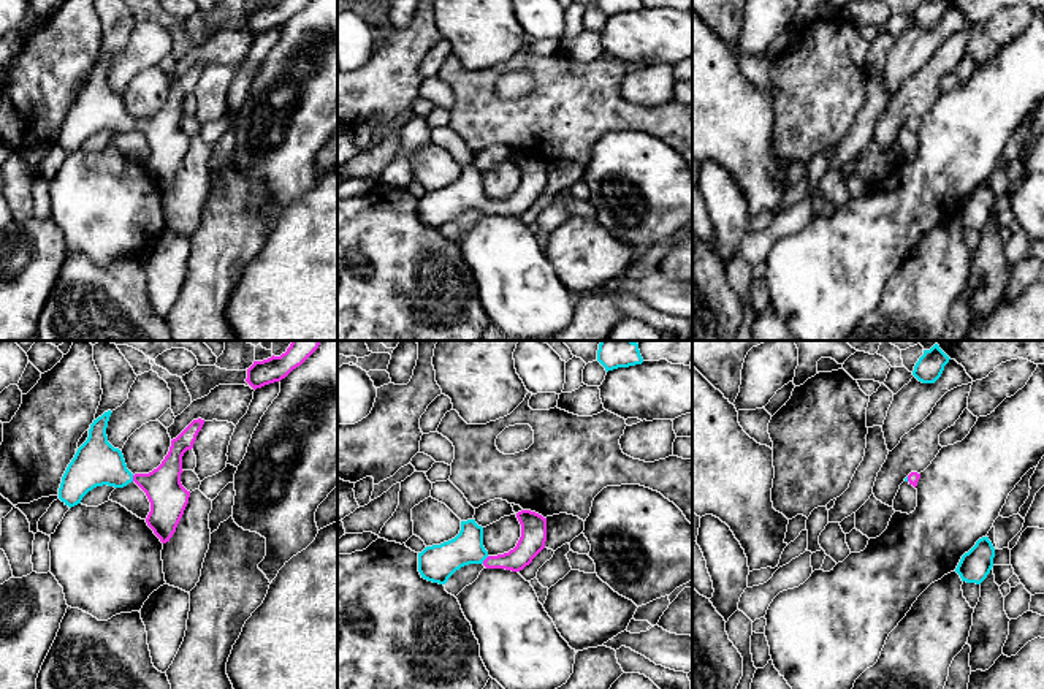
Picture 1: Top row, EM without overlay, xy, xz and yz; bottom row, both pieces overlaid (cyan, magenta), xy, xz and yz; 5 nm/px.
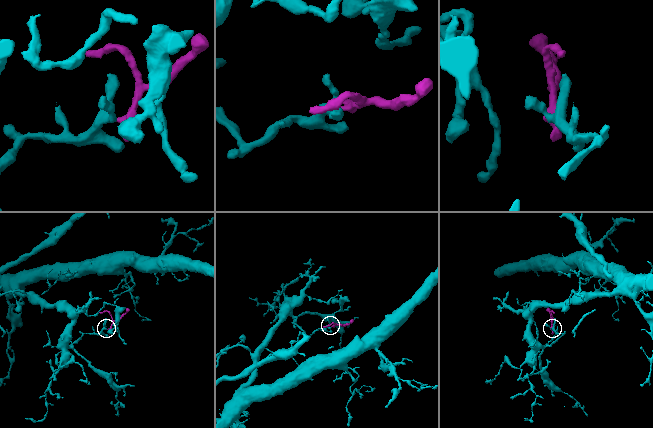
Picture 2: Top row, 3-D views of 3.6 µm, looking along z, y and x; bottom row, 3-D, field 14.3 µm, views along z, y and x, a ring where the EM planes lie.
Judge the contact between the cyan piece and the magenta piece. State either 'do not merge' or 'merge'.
merge

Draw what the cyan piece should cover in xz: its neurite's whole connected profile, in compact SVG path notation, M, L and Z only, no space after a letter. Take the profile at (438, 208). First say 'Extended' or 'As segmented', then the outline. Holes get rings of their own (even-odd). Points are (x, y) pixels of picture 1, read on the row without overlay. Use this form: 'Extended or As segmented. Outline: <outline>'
Extended. Outline: M531 155L518 157L516 163L521 169L521 182L513 195L497 201L490 201L485 195L483 173L475 165L461 166L461 176L455 184L426 192L418 198L421 223L445 230L456 215L469 209L512 217L523 215L545 193L547 163Z

